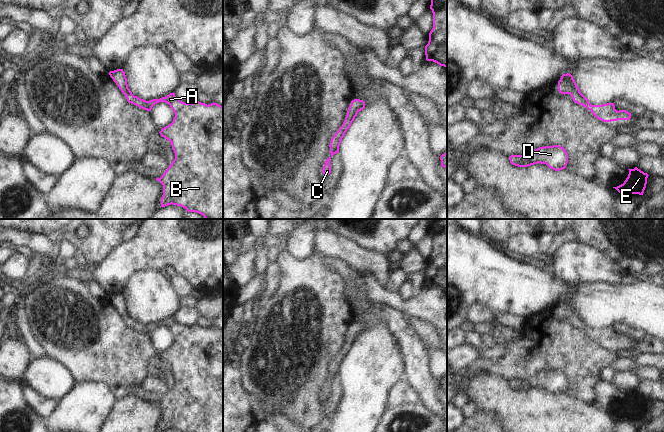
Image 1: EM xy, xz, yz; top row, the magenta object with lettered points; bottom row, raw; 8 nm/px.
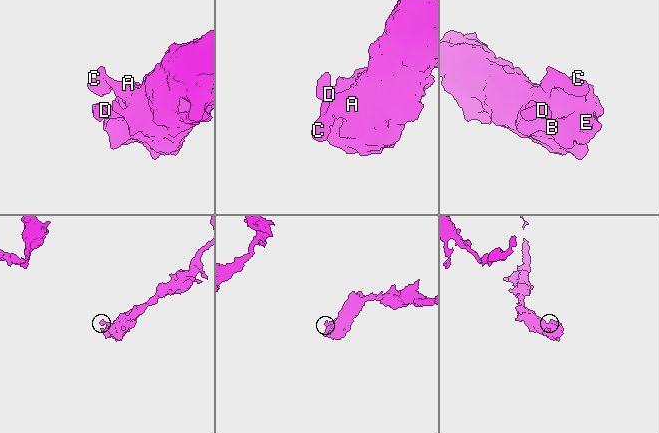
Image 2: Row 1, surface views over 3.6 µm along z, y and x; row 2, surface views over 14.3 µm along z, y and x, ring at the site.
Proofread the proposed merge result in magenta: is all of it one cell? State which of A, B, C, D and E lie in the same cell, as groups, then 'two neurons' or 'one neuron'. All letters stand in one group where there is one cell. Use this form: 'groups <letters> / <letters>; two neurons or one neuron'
groups A B C D E; one neuron

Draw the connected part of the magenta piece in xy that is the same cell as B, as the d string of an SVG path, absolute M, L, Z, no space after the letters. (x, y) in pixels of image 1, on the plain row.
M123 293L109 296L110 301L125 319L127 325L147 335L159 327L165 326L170 329L175 337L171 348L161 353L162 361L171 366L175 377L175 383L160 402L156 402L163 409L163 420L161 431L177 429L183 432L223 432L223 330L217 327L209 329L195 325L194 327L184 327L180 325L175 317L170 317L166 321L146 325L134 320L128 312L127 302Z

